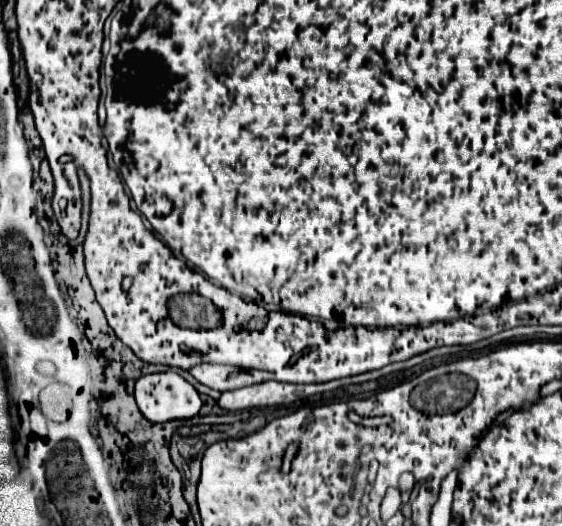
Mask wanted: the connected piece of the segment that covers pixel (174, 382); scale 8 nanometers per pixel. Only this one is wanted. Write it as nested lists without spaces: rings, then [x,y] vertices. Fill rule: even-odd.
[[[171,371],[143,375],[135,383],[135,399],[137,399],[139,411],[151,423],[167,423],[167,421],[175,421],[175,419],[191,419],[203,407],[203,401],[199,397],[197,389],[191,383],[187,383],[181,375],[171,373]]]

